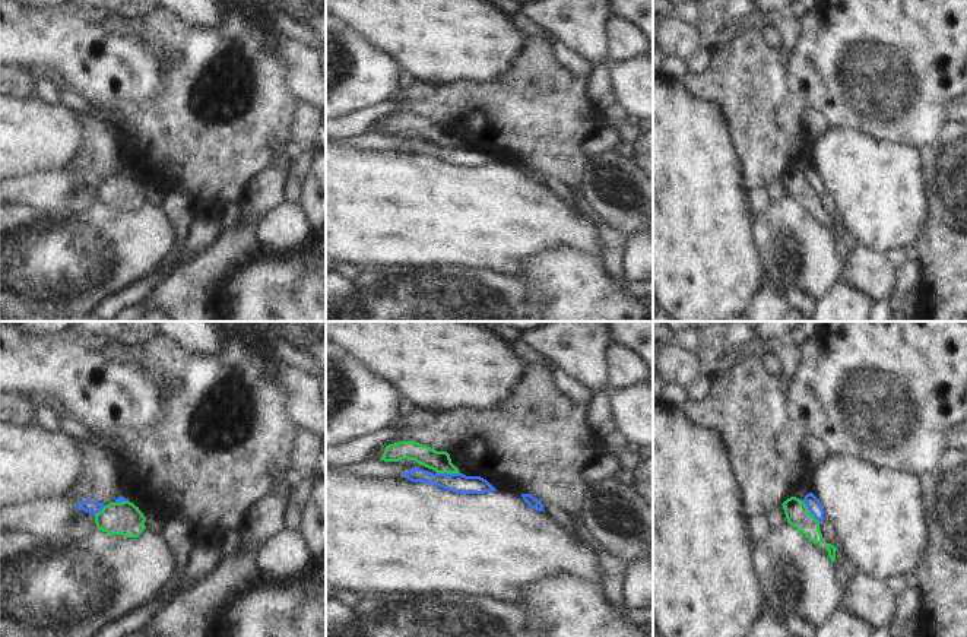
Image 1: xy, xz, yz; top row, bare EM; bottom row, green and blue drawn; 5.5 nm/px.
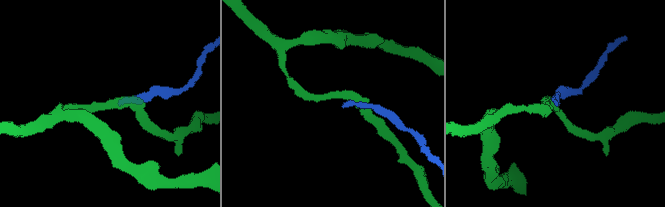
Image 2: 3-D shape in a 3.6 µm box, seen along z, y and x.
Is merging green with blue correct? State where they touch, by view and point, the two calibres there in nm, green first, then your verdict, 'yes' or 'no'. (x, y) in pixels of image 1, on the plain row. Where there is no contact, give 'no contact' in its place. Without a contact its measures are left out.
meets green in xz at (449, 145); 120 nm thick on the green side, 110 nm on the other; no

